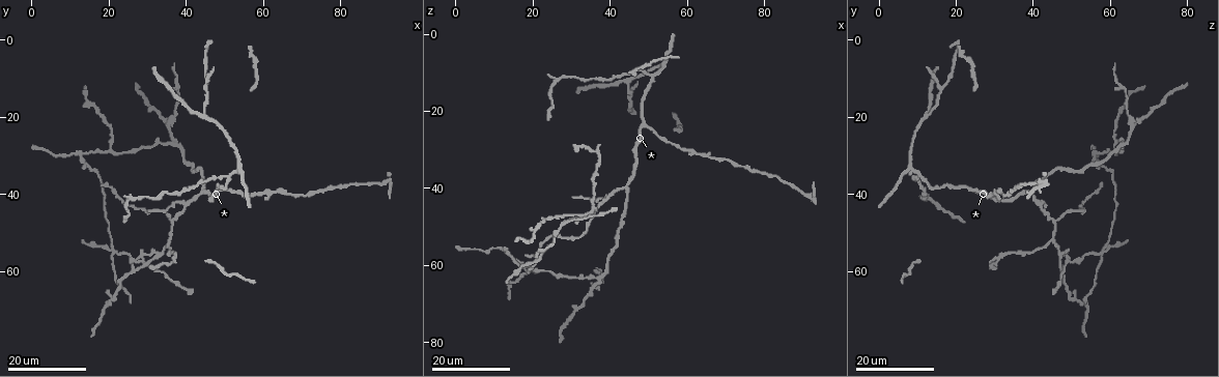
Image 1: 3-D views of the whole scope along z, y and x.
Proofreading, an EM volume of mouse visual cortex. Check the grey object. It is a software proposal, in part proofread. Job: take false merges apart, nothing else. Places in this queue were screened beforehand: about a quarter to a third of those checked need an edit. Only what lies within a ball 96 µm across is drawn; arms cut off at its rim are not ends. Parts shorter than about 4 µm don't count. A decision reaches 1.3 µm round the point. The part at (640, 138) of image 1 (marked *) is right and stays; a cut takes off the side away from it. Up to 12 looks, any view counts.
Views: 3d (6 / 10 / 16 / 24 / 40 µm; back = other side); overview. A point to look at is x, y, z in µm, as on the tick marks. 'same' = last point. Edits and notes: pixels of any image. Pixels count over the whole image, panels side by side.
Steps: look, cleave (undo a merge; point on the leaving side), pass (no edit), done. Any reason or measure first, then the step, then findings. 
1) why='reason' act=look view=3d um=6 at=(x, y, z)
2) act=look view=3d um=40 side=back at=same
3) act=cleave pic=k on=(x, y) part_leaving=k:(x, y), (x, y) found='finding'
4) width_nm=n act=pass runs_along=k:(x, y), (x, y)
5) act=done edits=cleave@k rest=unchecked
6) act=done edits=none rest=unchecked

why='three arms meet' act=look view=3d um=16 at=(12.5, 29.5, 55.5)

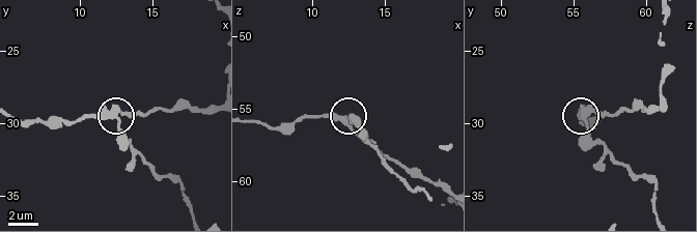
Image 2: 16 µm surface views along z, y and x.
why='closer look' act=look view=3d um=10 at=(12.6, 29.6, 55.6)

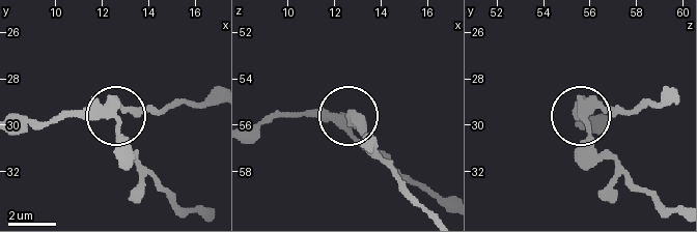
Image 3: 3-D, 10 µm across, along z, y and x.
act=cleave pic=3 on=(119, 149) part_leaving=3:(114, 117), (138, 163), (179, 204), (198, 211) found='two neurons meet here'

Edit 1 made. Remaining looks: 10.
act=look view=overview

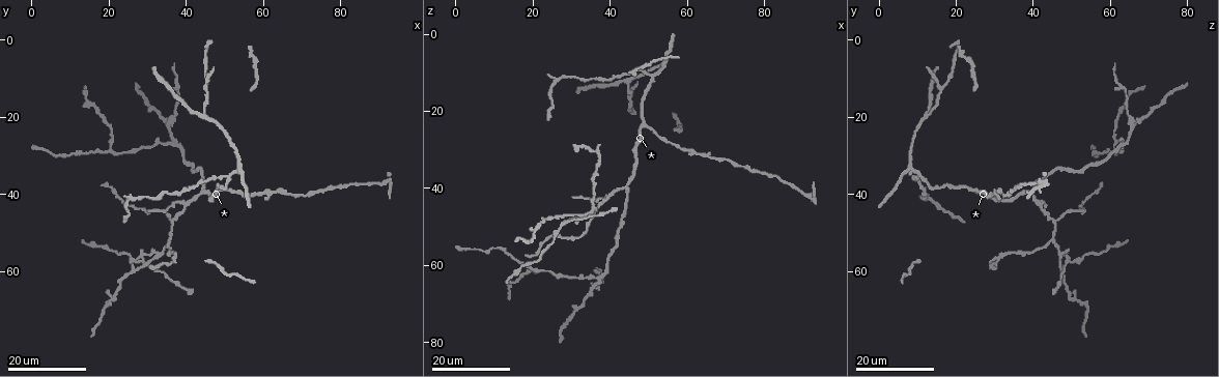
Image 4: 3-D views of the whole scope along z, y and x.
why='three-way junction' act=look view=3d um=16 at=(28.0, 58.0, 48.5)

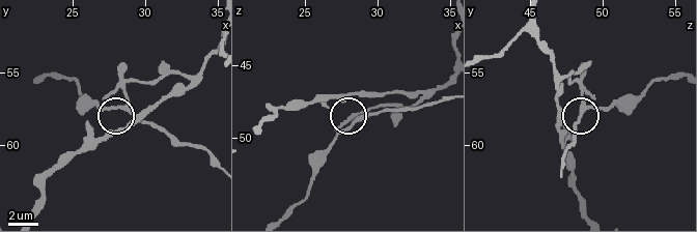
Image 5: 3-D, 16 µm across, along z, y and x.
act=look view=3d um=10 at=(28.4, 57.6, 49.0)

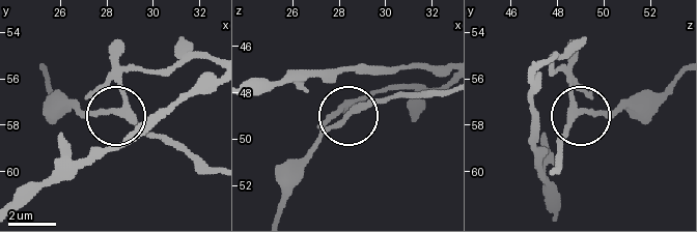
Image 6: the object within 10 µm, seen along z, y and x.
act=cleave pic=6 on=(367, 106) found='two neurons meet here'

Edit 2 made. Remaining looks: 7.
act=look view=overview

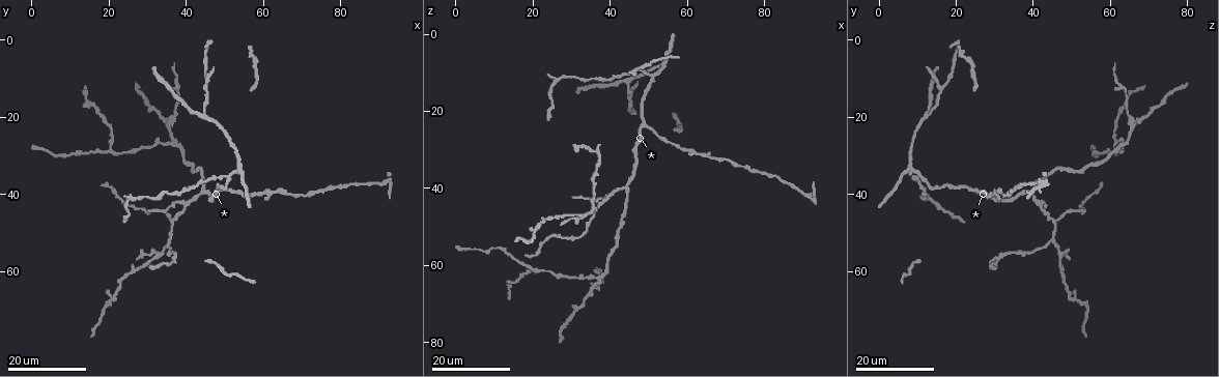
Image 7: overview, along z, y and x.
why='small branch off a trunk' act=look view=3d um=24 at=(20.5, 28.0, 61.5)

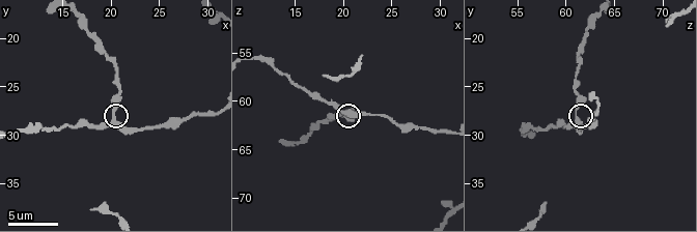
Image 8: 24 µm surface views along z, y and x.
act=look view=3d um=6 at=(20.2, 28.2, 61.2)

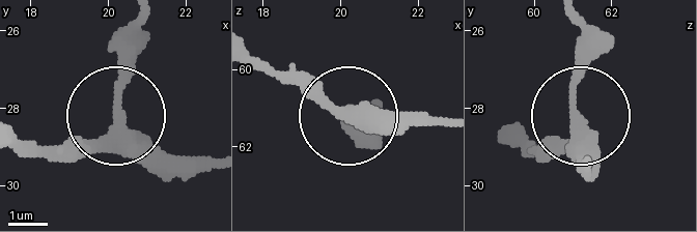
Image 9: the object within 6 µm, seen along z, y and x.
width_nm=320 act=pass runs_along=9:(205, 158), (157, 155), (120, 119), (127, 23) found='all the same neuron'

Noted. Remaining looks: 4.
why='three-way junction' act=look view=3d um=24 at=(37.0, 27.0, 63.5)

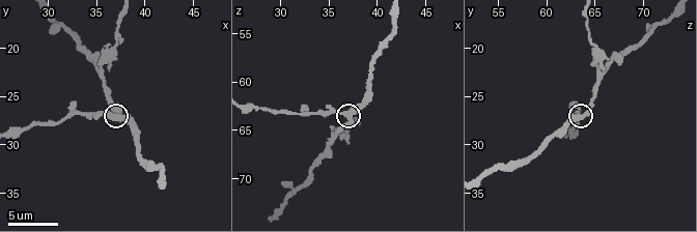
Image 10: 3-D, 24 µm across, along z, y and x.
act=look view=3d um=6 at=(37.2, 27.2, 63.8)

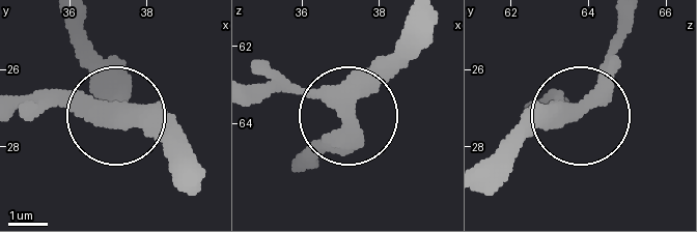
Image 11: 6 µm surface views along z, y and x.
side_arm_um=27 act=pass found='all the same neuron'

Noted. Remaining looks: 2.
act=look view=3d um=16 at=(45.0, 12.5, 16.0)

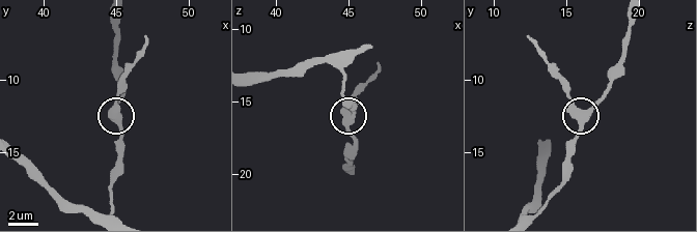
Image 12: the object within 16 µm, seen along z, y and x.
act=look view=3d um=10 at=same

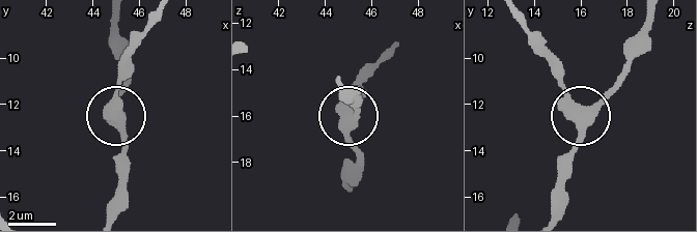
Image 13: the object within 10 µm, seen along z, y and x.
arms=4 act=pass found='all the same neuron'

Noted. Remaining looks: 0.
act=done edits=cleave@3,cleave@6 rest=unchecked

